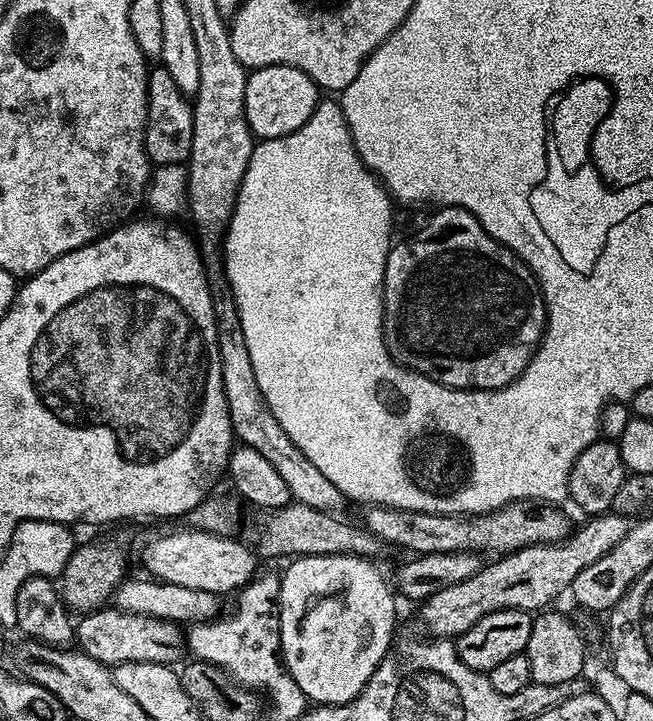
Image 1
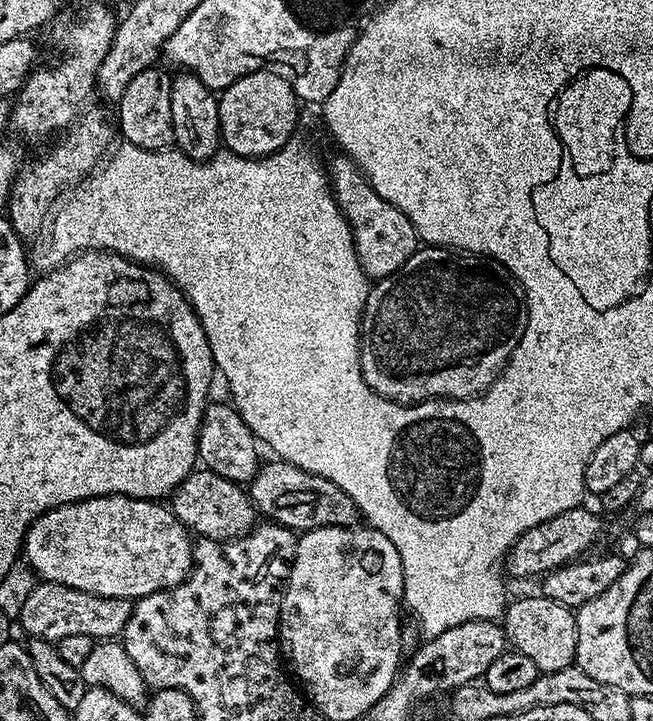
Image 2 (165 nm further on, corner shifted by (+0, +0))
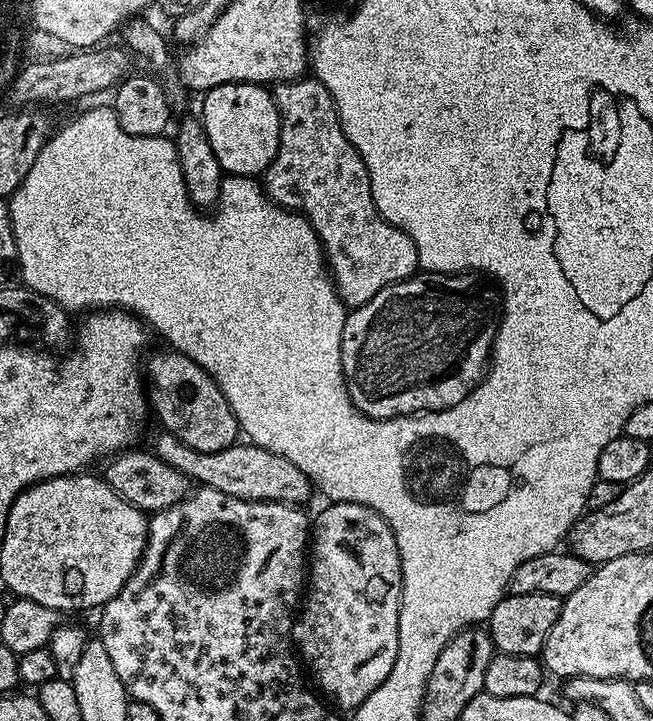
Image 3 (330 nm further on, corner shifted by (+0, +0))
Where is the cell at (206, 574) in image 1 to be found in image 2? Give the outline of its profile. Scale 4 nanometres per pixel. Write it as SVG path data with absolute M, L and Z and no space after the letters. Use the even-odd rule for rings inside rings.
M95 496L80 500L77 504L63 504L39 516L28 528L28 533L24 535L22 556L27 567L31 568L41 581L49 580L62 586L74 586L74 590L86 590L86 594L98 594L102 598L122 598L135 602L141 596L149 596L155 592L178 586L190 575L194 563L194 540L184 524L178 522L171 507L165 506L163 503L154 500L139 500L133 496Z

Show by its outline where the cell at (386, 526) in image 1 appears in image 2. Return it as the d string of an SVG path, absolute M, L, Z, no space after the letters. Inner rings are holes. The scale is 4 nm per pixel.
M277 459L276 464L261 463L256 477L250 482L252 504L257 513L269 521L281 524L297 533L308 532L312 528L326 526L353 527L357 523L358 513L348 494L334 482L318 474L310 474L298 466Z

